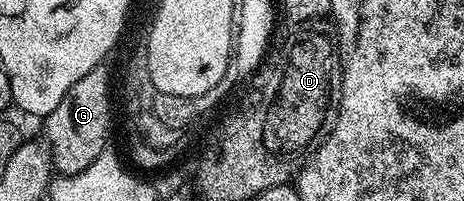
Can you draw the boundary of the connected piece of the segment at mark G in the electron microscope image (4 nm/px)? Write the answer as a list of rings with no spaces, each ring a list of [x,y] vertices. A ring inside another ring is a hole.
[[[102,66],[91,70],[91,74],[83,74],[71,90],[51,110],[51,114],[44,117],[45,124],[44,143],[47,145],[50,156],[53,157],[53,167],[62,176],[74,176],[95,158],[99,158],[101,153],[110,147],[109,127],[113,124],[113,108],[109,105],[109,72],[108,67]]]

